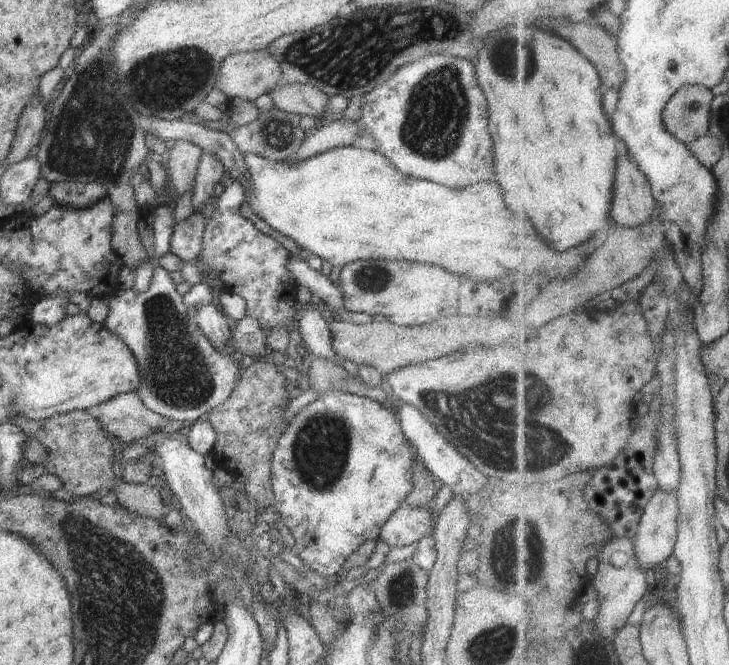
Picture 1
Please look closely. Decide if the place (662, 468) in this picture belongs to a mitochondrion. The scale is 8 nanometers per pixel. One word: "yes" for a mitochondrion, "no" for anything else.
no

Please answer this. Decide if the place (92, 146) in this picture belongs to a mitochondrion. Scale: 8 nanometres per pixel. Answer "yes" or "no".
yes

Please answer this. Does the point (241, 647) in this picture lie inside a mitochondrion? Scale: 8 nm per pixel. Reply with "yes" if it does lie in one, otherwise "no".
no

